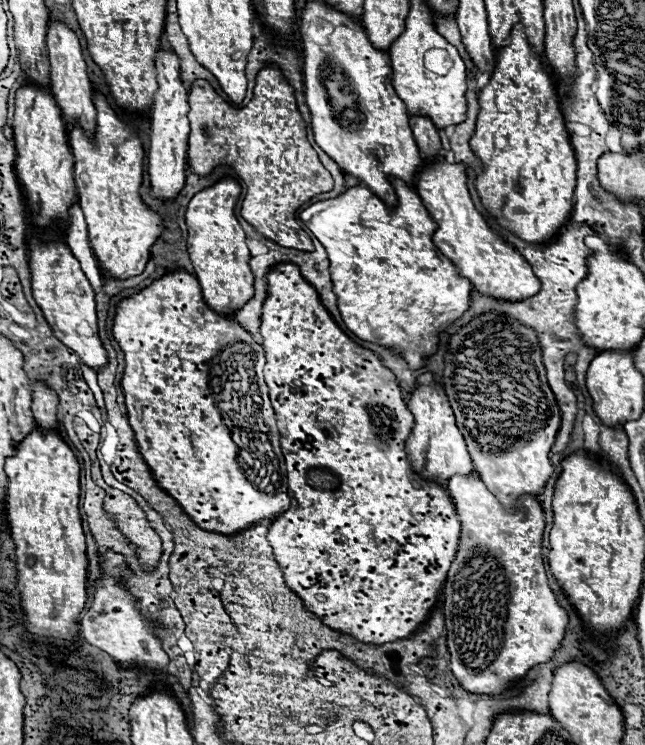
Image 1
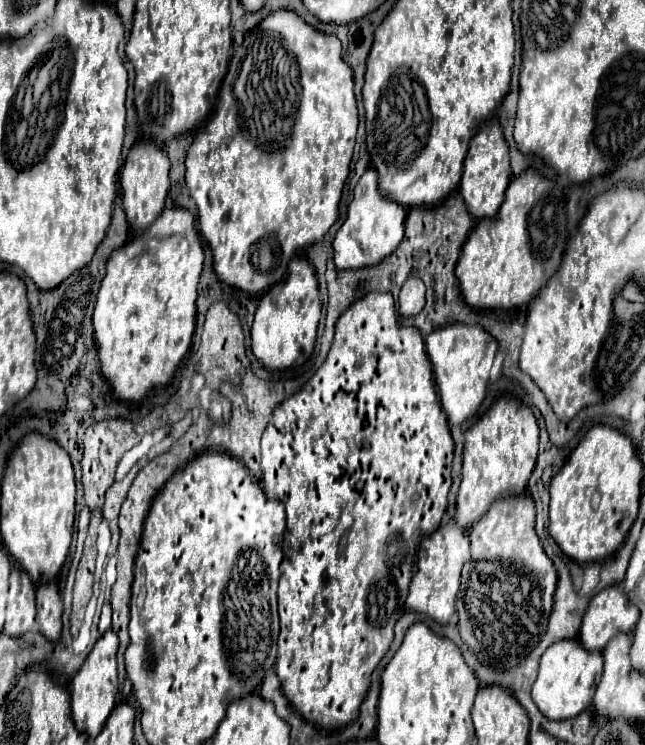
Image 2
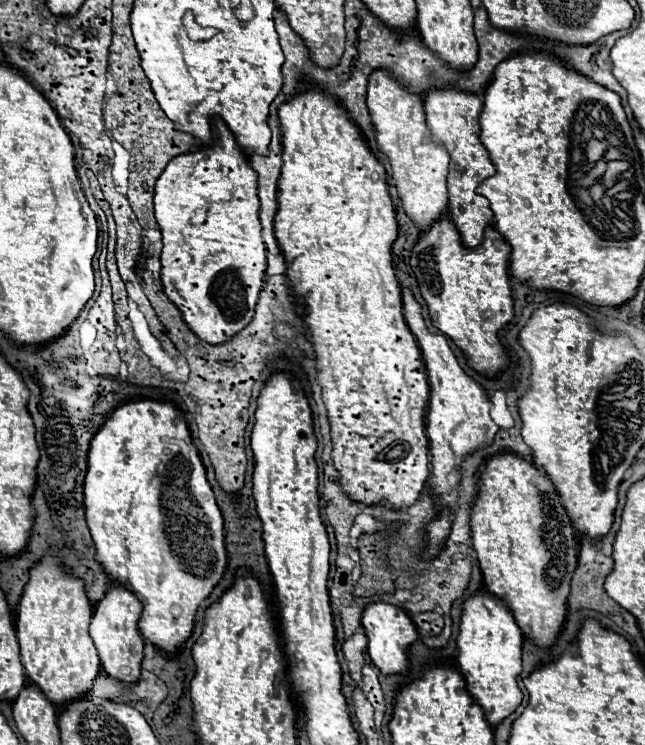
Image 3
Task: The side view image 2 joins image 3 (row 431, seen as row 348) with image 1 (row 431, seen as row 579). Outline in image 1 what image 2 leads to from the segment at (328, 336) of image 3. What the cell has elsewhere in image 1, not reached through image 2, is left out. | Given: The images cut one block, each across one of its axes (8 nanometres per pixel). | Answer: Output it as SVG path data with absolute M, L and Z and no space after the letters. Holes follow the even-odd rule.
M276 264L268 278L268 292L266 300L262 306L262 326L260 334L264 338L264 354L266 354L266 366L264 366L264 378L270 388L270 400L278 418L278 428L280 428L280 444L282 444L282 454L286 458L288 466L288 484L290 484L290 510L280 514L270 530L268 530L268 542L274 548L274 556L284 572L284 580L290 590L294 590L304 602L310 612L314 612L326 626L332 630L340 630L344 634L354 636L360 642L366 644L386 644L386 642L396 642L398 638L408 638L430 614L432 606L436 604L438 592L444 586L446 574L450 570L450 564L454 560L456 548L458 548L458 538L460 538L460 522L454 512L454 504L448 496L448 492L438 486L438 482L426 482L424 478L418 478L414 474L408 454L406 454L406 438L410 436L410 430L414 428L414 418L410 410L406 408L406 402L402 398L402 390L392 374L390 368L382 366L382 360L372 352L356 342L352 342L340 326L332 320L330 312L322 306L316 290L302 278L298 266L294 264ZM322 594L326 596L324 602L316 600L316 596Z

